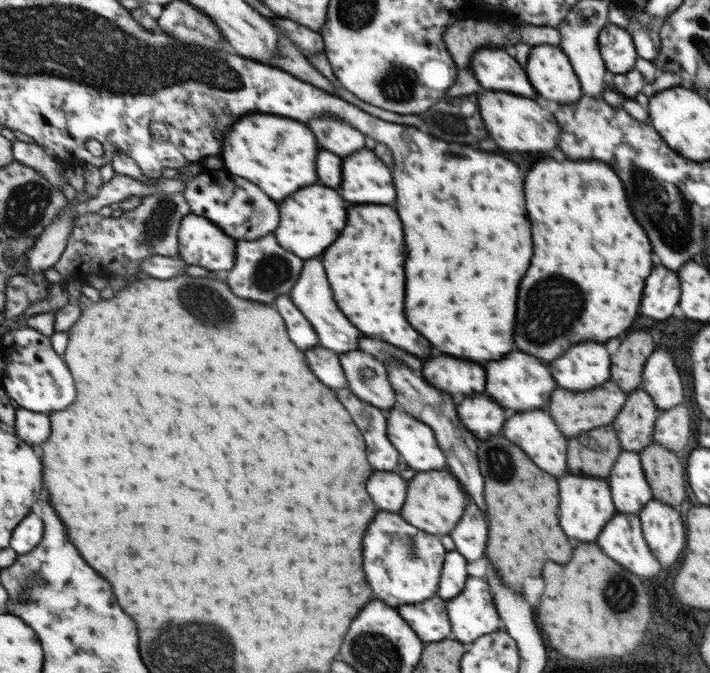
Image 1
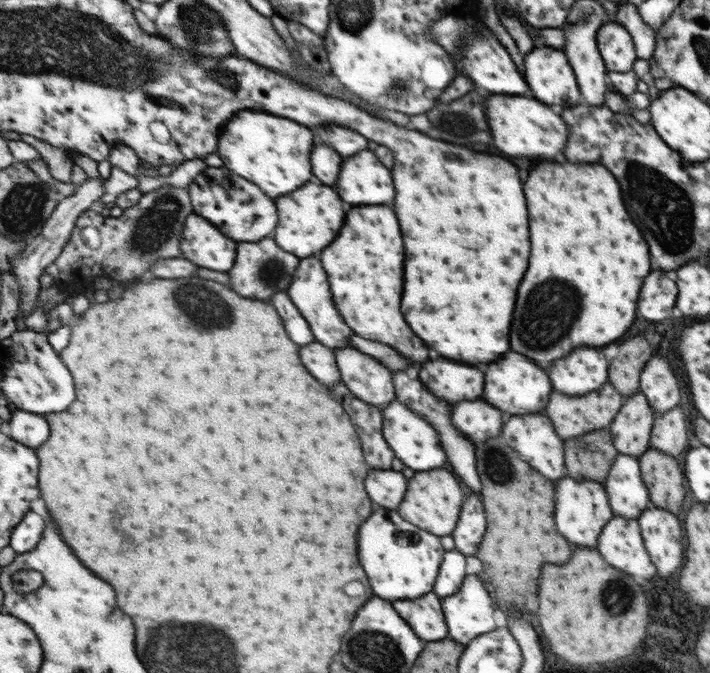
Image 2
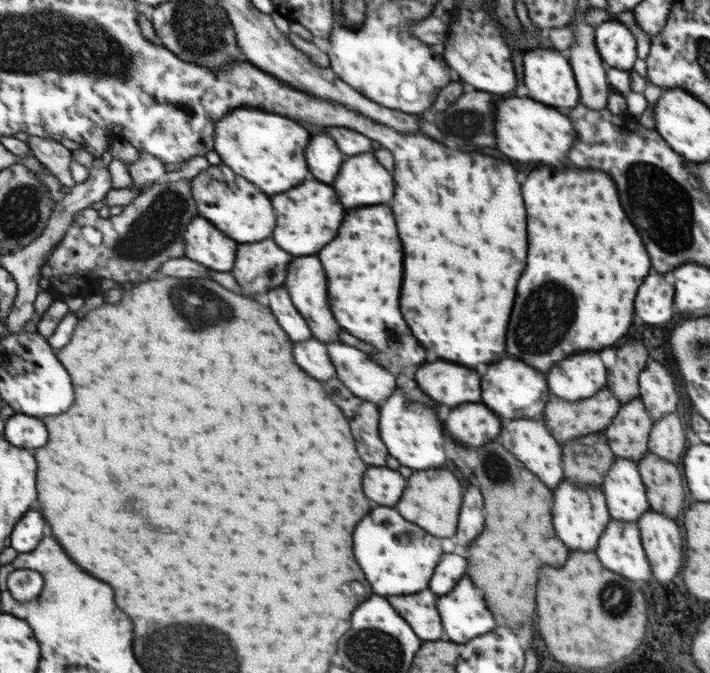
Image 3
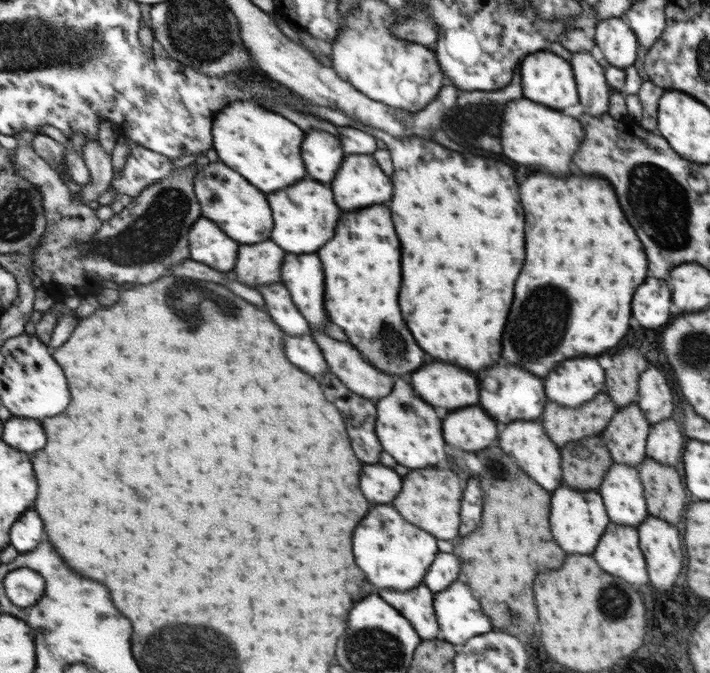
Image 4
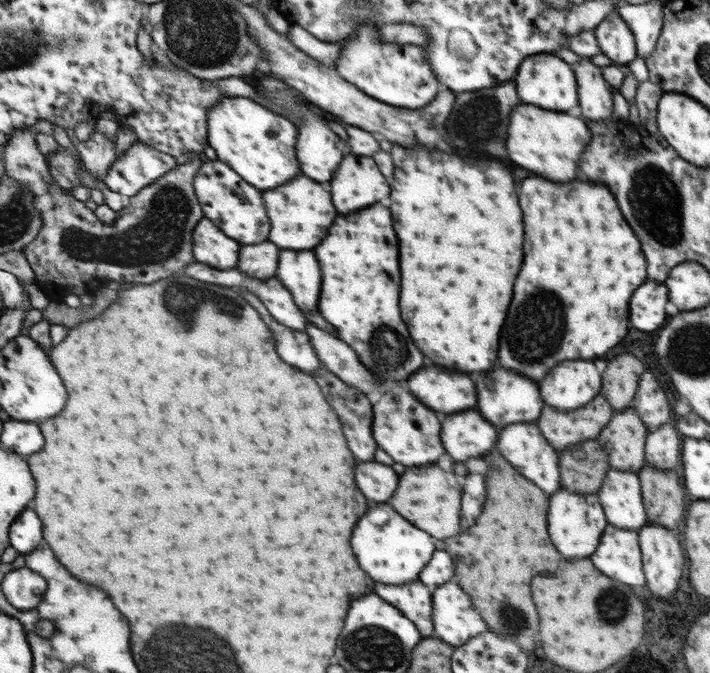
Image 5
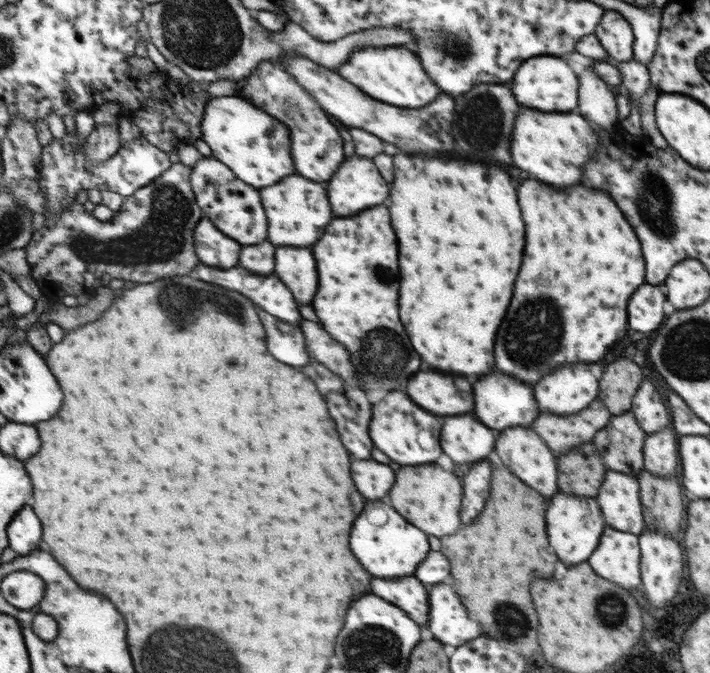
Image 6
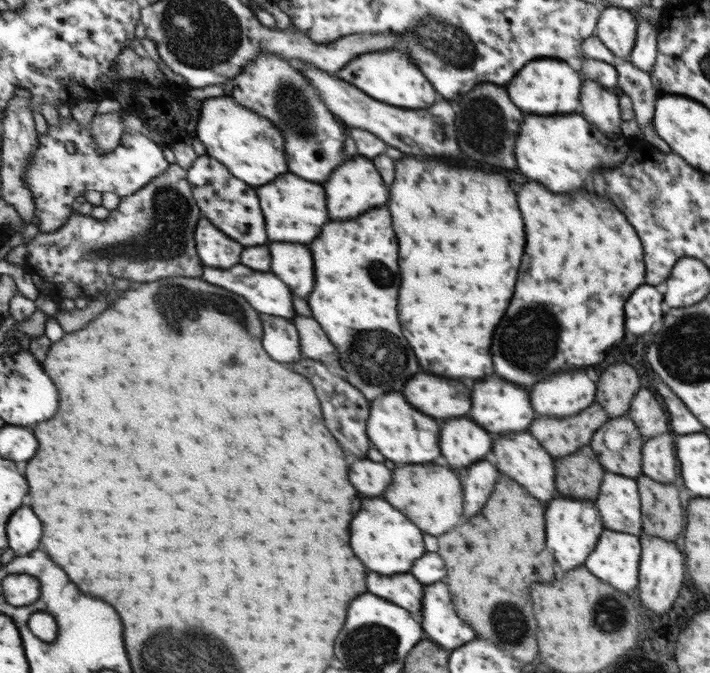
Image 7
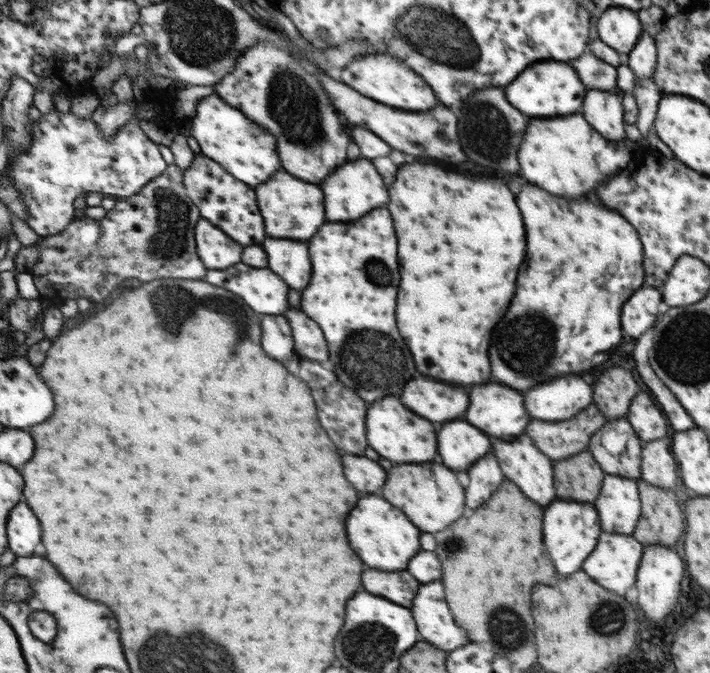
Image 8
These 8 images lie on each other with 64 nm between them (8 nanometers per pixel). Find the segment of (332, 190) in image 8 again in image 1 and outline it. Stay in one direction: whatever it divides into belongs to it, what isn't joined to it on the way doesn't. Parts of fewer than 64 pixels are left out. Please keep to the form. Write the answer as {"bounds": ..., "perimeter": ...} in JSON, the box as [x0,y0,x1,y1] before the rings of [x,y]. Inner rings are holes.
{"bounds":[341,148,395,204],"perimeter":[[[365,148],[343,160],[341,192],[351,204],[391,204],[395,198],[389,168]]]}

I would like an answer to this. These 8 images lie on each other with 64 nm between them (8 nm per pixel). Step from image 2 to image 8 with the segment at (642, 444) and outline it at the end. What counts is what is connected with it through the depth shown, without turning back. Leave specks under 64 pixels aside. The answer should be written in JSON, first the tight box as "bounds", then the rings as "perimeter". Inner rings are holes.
{"bounds":[587,419,639,481],"perimeter":[[[627,419],[608,420],[605,427],[594,432],[587,451],[593,454],[594,460],[605,474],[627,477],[635,481],[639,478],[639,438]]]}

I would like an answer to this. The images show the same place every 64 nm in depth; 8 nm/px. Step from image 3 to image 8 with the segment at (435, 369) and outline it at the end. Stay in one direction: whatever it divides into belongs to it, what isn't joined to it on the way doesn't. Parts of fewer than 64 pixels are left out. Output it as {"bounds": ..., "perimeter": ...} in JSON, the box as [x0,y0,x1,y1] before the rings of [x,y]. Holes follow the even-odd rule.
{"bounds":[399,376,469,422],"perimeter":[[[423,376],[411,380],[411,384],[403,388],[403,396],[399,400],[403,400],[411,412],[419,412],[419,416],[427,416],[427,420],[435,422],[455,420],[457,414],[465,412],[469,402],[463,388],[427,380]]]}

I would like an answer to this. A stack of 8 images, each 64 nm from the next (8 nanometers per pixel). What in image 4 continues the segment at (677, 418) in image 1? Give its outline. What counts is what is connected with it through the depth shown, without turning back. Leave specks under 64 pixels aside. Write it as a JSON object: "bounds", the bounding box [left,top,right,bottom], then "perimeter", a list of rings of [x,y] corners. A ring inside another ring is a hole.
{"bounds":[646,417,685,468],"perimeter":[[[673,417],[662,420],[651,427],[646,446],[647,458],[658,461],[659,464],[671,464],[673,468],[683,468],[683,442],[685,440],[679,432],[679,426],[673,422]]]}

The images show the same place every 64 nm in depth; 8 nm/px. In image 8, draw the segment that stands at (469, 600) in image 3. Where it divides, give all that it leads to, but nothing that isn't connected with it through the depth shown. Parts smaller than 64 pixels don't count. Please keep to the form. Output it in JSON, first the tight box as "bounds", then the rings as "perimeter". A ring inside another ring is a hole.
{"bounds":[411,581,469,652],"perimeter":[[[431,581],[431,584],[419,583],[419,596],[415,596],[415,604],[411,604],[411,612],[415,612],[415,620],[419,620],[419,636],[427,644],[435,644],[435,648],[443,648],[443,652],[452,652],[462,647],[469,638],[453,624],[445,602],[437,596],[443,596],[443,586]]]}

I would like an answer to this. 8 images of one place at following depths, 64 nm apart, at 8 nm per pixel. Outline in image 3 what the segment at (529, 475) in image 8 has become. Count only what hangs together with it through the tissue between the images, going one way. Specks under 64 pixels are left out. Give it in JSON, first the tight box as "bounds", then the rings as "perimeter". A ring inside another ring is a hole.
{"bounds":[499,417,563,489],"perimeter":[[[541,417],[535,420],[521,418],[521,420],[511,420],[511,422],[506,421],[499,442],[507,452],[519,456],[519,460],[523,460],[523,464],[527,464],[527,468],[531,468],[531,472],[535,472],[535,476],[539,476],[539,480],[547,484],[547,488],[554,489],[560,483],[559,480],[563,478],[563,472],[561,472],[562,448],[557,446],[557,440],[551,434],[548,426],[545,426],[545,420]]]}

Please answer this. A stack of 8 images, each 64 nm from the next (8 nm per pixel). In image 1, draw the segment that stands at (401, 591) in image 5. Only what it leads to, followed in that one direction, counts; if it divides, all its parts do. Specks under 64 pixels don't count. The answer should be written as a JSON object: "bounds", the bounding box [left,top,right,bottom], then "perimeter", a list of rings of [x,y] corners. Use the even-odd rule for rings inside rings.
{"bounds":[396,594,451,642],"perimeter":[[[437,594],[426,602],[397,605],[396,611],[419,639],[427,642],[439,642],[443,638],[451,638],[449,616],[445,614],[447,601]]]}

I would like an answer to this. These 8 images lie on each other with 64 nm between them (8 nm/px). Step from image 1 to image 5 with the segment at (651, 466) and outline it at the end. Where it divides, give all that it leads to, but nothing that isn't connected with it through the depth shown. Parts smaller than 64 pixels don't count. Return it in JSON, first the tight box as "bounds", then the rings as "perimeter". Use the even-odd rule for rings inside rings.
{"bounds":[638,464,683,528],"perimeter":[[[649,464],[641,467],[638,480],[643,480],[643,498],[647,500],[647,516],[651,524],[663,524],[663,528],[675,528],[683,520],[683,490],[673,472],[659,472]]]}

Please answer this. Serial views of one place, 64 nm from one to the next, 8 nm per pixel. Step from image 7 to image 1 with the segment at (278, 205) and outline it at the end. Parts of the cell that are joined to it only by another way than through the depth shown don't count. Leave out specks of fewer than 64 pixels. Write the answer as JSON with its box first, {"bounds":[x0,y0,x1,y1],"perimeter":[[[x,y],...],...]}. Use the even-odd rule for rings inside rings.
{"bounds":[275,184,345,260],"perimeter":[[[315,184],[295,192],[295,196],[281,202],[281,212],[283,220],[279,232],[275,232],[279,236],[279,244],[283,244],[283,248],[295,252],[299,258],[305,260],[321,254],[339,236],[345,222],[345,208],[339,194],[331,188]]]}

